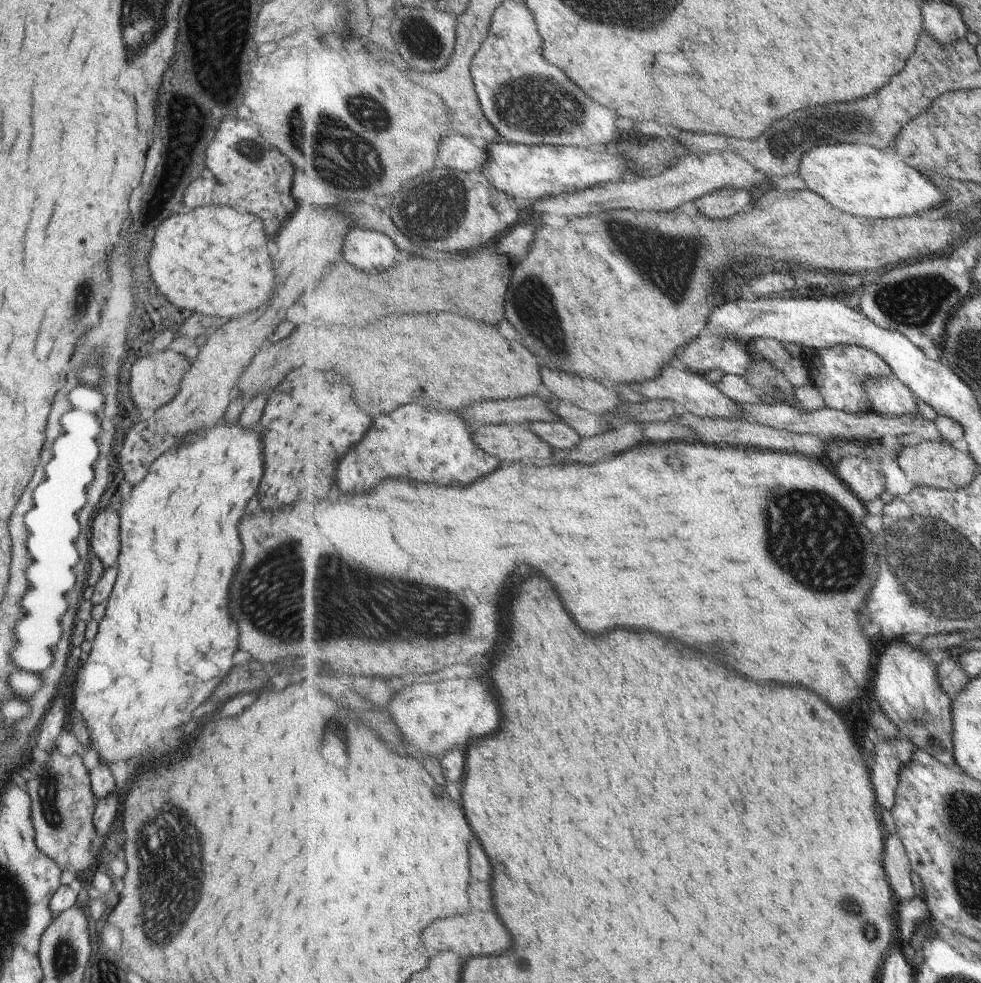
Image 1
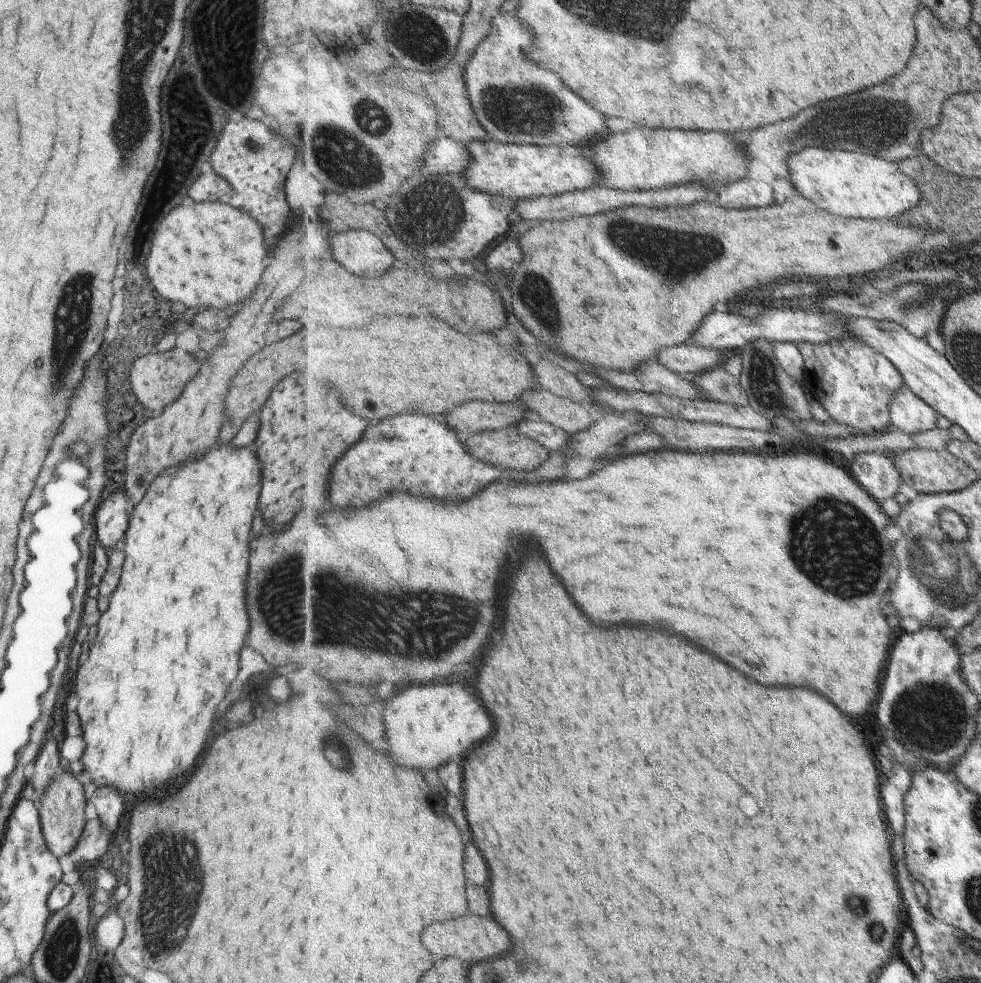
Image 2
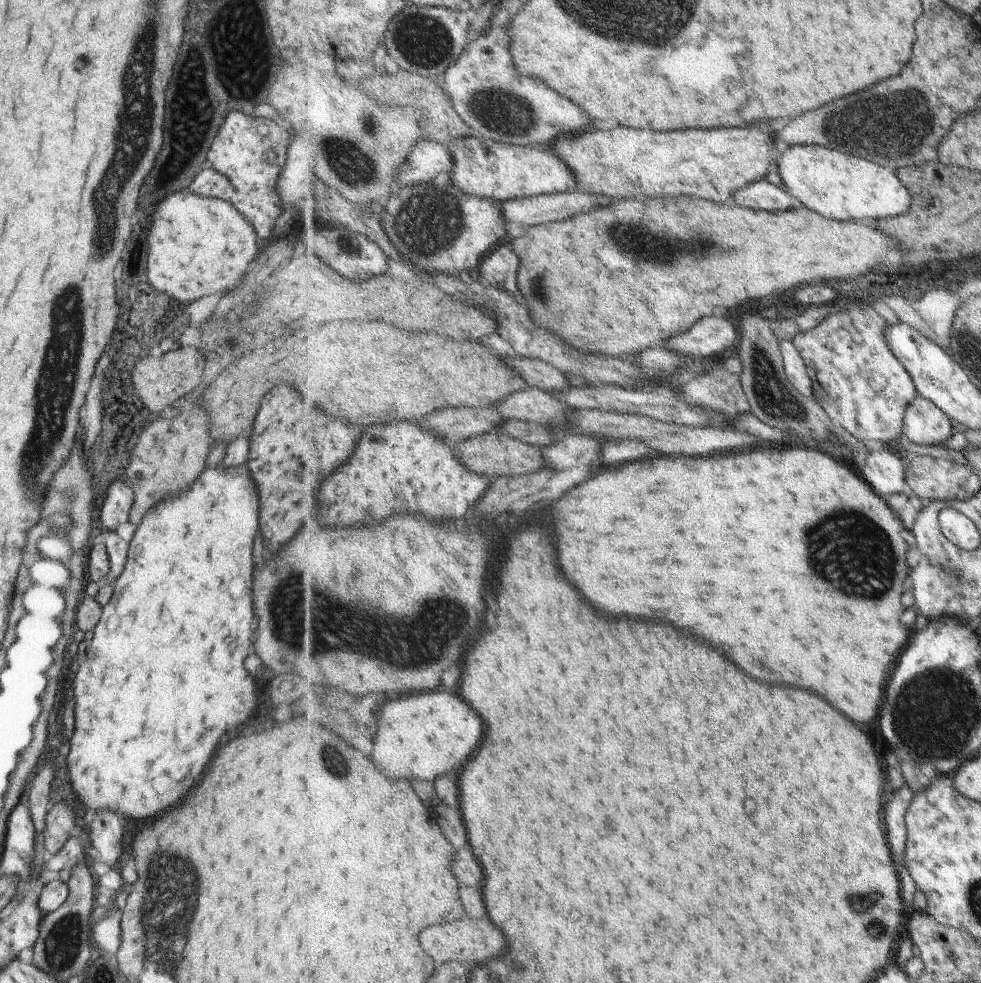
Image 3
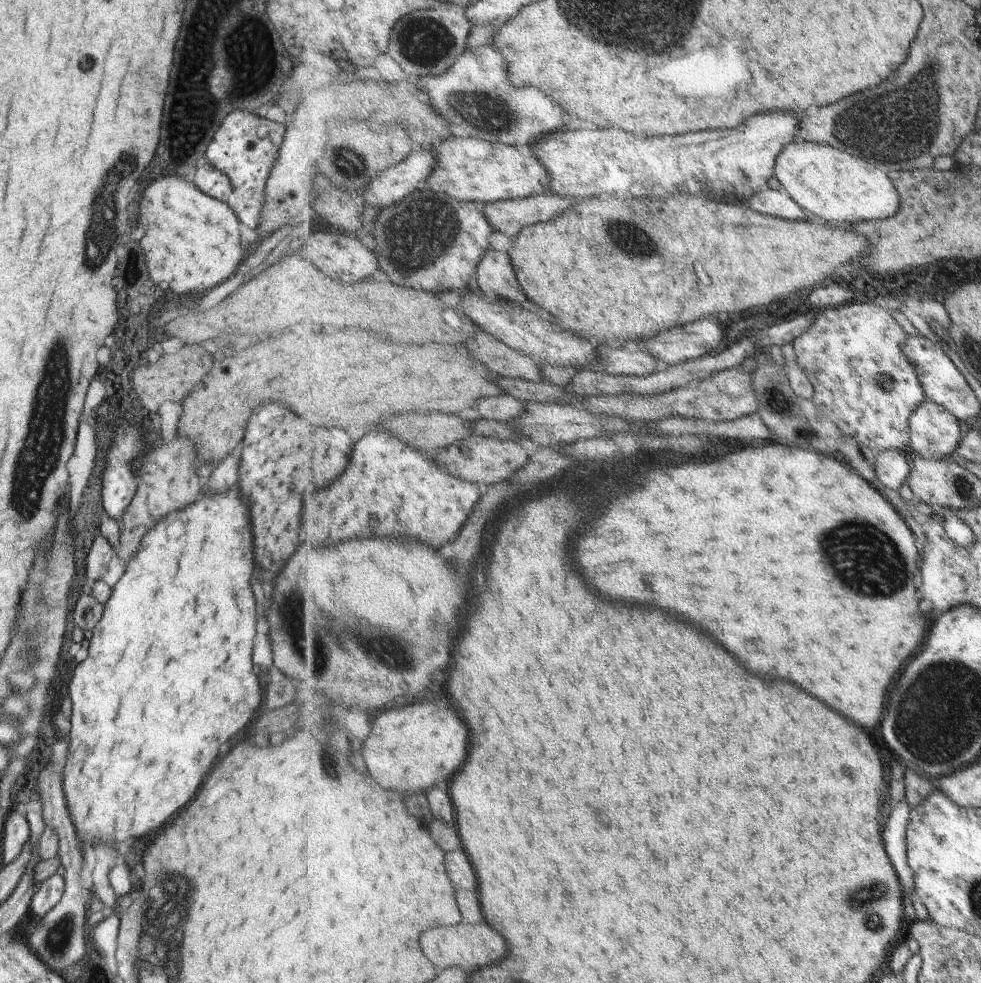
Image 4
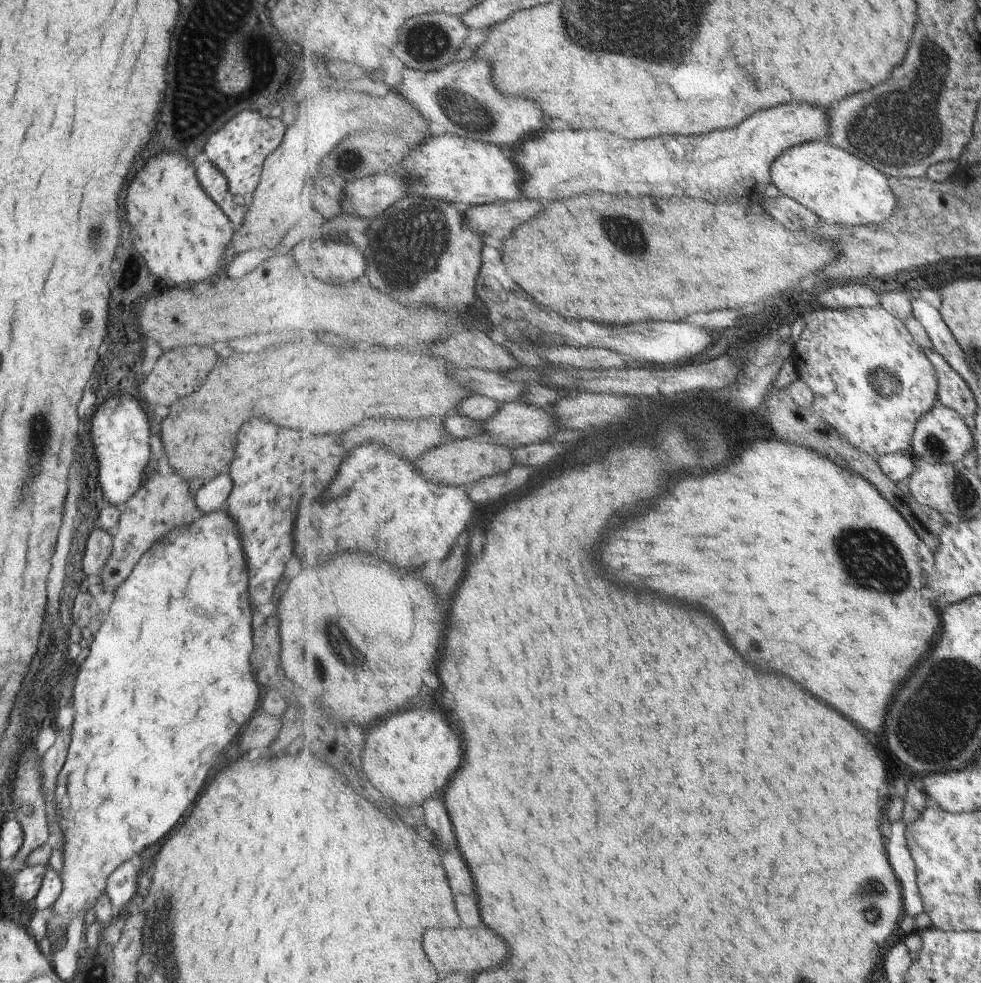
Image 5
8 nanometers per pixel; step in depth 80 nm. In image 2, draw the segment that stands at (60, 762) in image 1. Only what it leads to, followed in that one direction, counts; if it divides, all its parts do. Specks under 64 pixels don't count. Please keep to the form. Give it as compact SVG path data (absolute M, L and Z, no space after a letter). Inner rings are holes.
M71 770L58 773L50 782L46 792L39 798L38 819L42 832L42 839L47 851L54 857L65 856L76 845L83 825L83 810L85 810L84 779L81 772L73 773Z

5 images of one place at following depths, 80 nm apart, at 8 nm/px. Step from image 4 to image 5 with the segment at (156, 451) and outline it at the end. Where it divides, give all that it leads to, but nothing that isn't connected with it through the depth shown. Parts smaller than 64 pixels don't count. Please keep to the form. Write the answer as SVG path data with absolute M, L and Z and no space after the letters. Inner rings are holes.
M155 472L151 480L147 479L145 486L141 484L135 494L123 504L118 515L119 528L117 534L112 537L111 554L99 572L103 580L103 593L113 593L129 575L141 554L159 538L163 538L175 528L191 526L191 522L199 518L199 512L195 508L195 500L187 494L187 480L179 480L177 474L161 476Z

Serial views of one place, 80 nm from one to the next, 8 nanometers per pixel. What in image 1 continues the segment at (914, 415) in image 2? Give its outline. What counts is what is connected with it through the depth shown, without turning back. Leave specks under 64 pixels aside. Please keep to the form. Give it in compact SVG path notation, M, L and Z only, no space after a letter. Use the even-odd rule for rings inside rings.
M898 378L870 379L866 383L866 391L877 413L892 417L921 416L918 396Z

